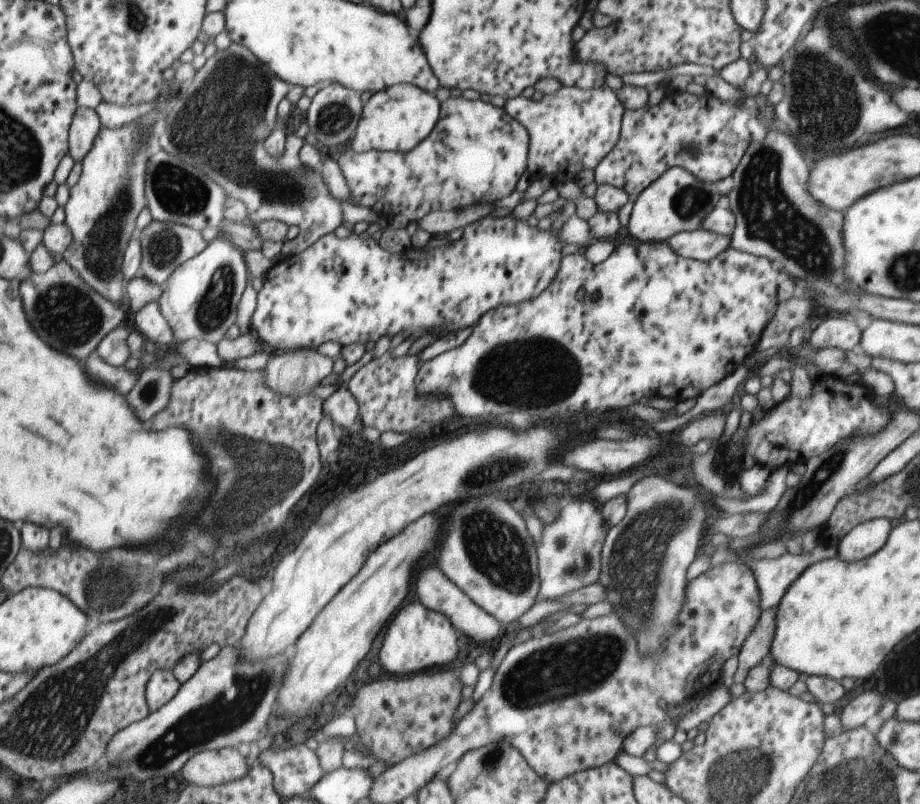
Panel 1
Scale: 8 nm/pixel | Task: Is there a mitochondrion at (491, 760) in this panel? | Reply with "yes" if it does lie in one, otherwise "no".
yes

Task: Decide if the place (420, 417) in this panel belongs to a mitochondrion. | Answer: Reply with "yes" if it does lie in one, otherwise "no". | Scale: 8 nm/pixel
no

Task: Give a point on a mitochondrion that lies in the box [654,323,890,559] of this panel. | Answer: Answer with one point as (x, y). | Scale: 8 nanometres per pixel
(809, 490)

